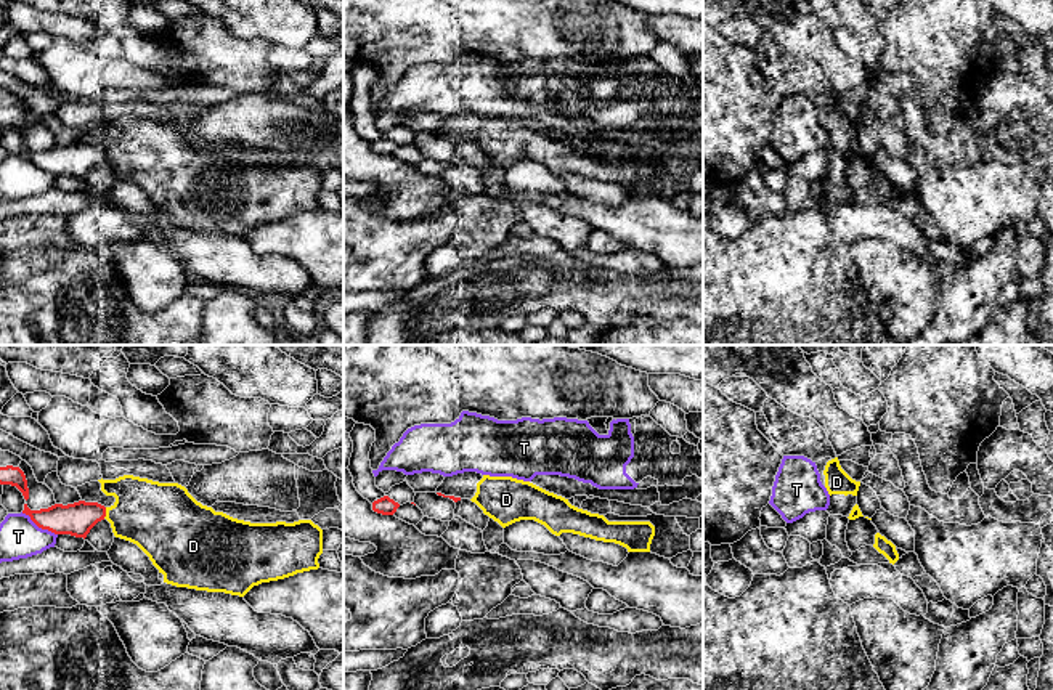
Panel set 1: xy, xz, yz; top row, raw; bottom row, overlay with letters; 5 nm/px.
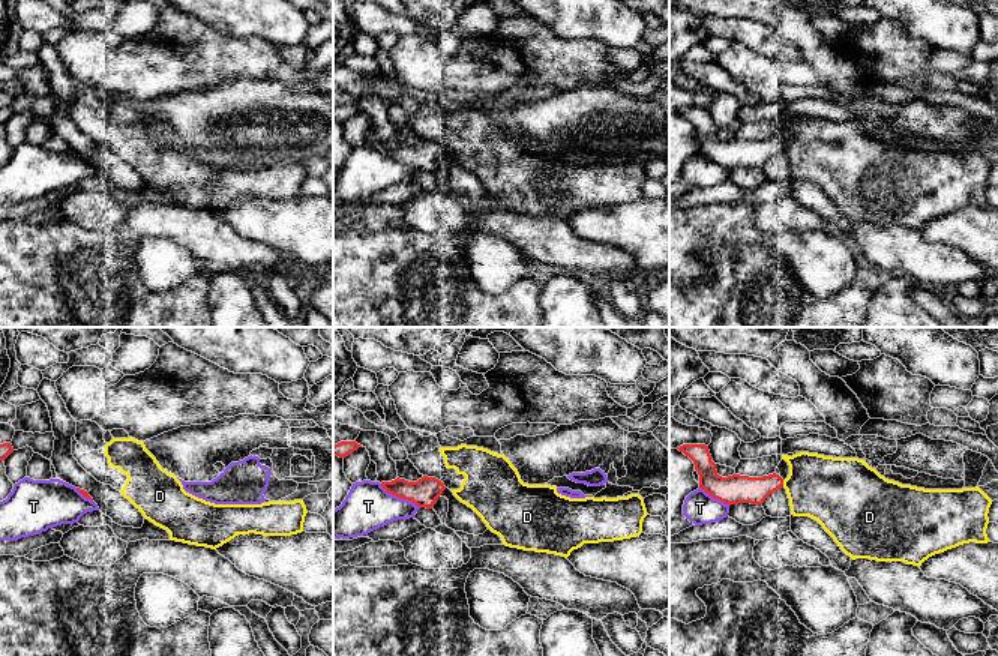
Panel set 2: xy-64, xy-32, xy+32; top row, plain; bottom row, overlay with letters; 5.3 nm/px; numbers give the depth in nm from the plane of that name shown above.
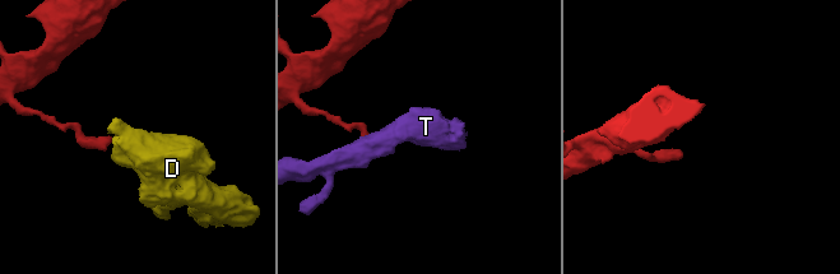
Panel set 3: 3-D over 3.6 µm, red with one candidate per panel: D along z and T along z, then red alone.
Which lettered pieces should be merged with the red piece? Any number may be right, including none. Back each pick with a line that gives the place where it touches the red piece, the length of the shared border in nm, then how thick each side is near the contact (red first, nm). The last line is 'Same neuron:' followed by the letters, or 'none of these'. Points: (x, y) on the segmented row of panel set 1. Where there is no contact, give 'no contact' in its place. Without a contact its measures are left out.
Same neuron: none of these

